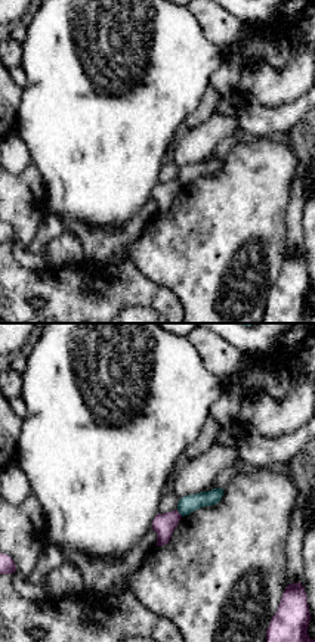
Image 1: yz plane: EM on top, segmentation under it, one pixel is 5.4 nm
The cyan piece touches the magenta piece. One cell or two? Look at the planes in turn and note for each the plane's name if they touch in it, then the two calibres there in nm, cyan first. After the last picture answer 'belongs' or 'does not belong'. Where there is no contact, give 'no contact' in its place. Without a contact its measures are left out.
meets cyan in yz; 90 nm thick on the cyan side, 120 nm on the other

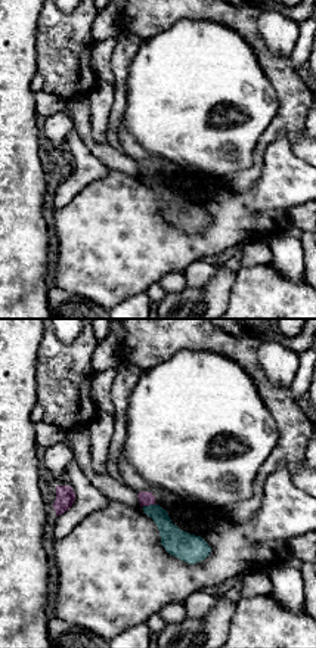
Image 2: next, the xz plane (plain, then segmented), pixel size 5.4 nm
meets cyan in xz; 140 nm thick on the cyan side, 80 nm on the other

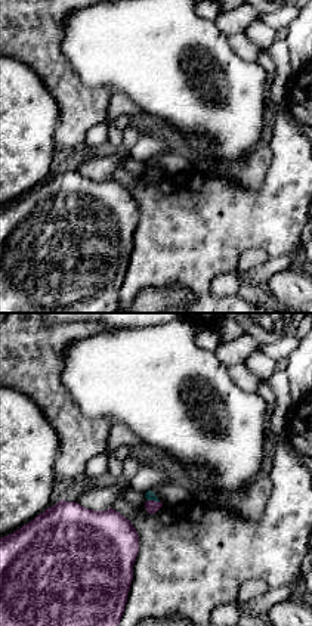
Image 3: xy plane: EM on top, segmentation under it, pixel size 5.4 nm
meets cyan in xy; 50 nm thick on the cyan side, 70 nm on the other

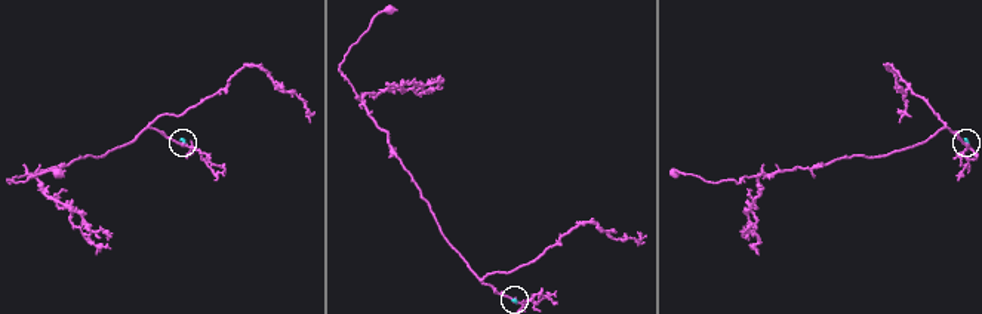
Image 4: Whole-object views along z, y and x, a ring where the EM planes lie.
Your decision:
does not belong

